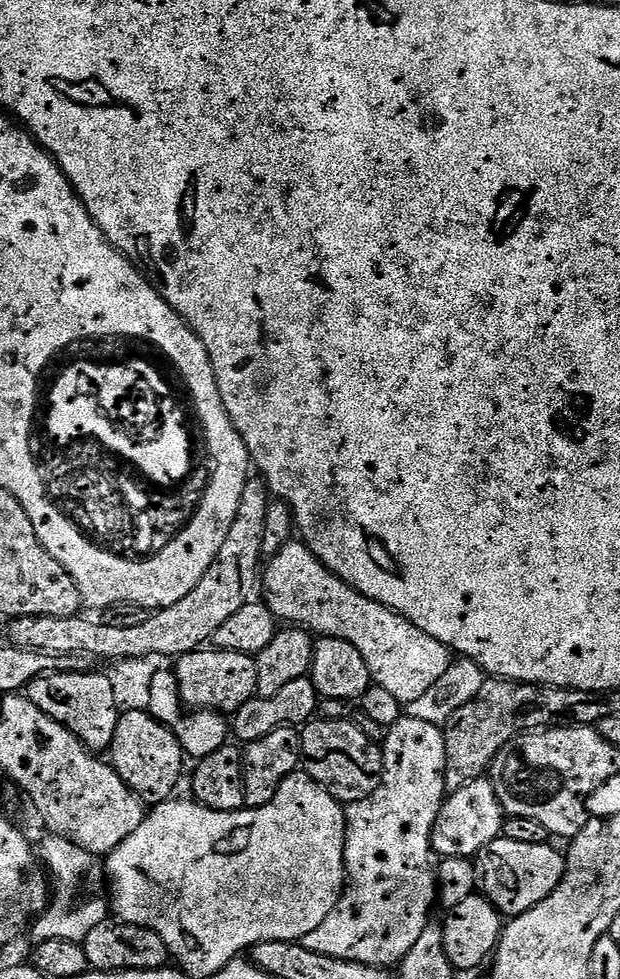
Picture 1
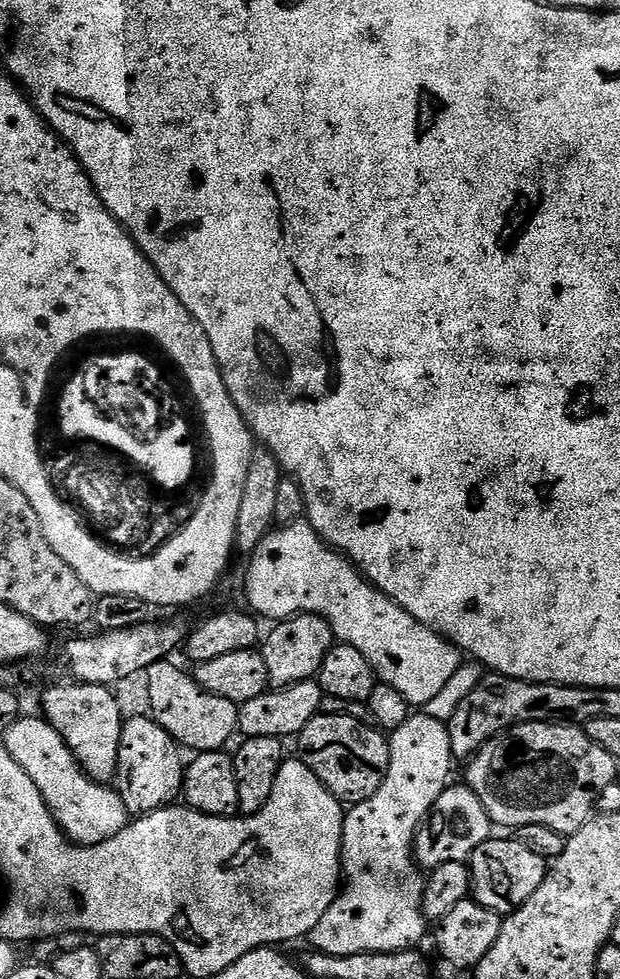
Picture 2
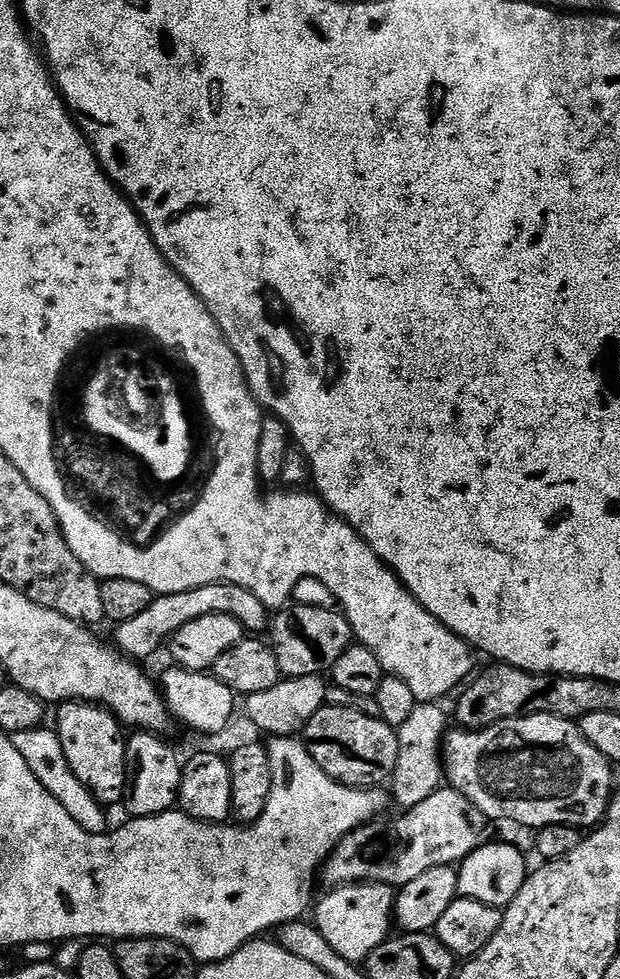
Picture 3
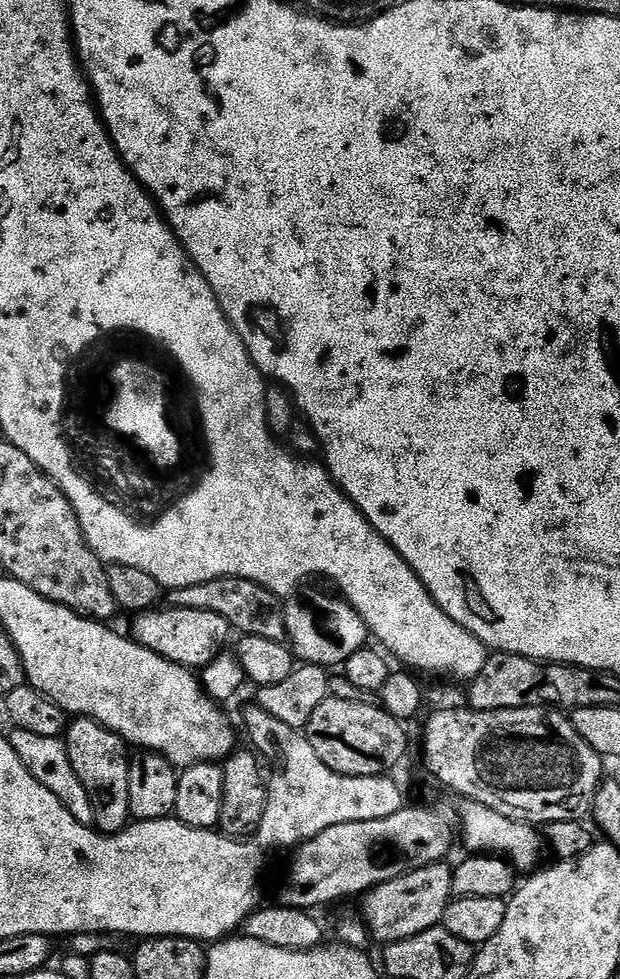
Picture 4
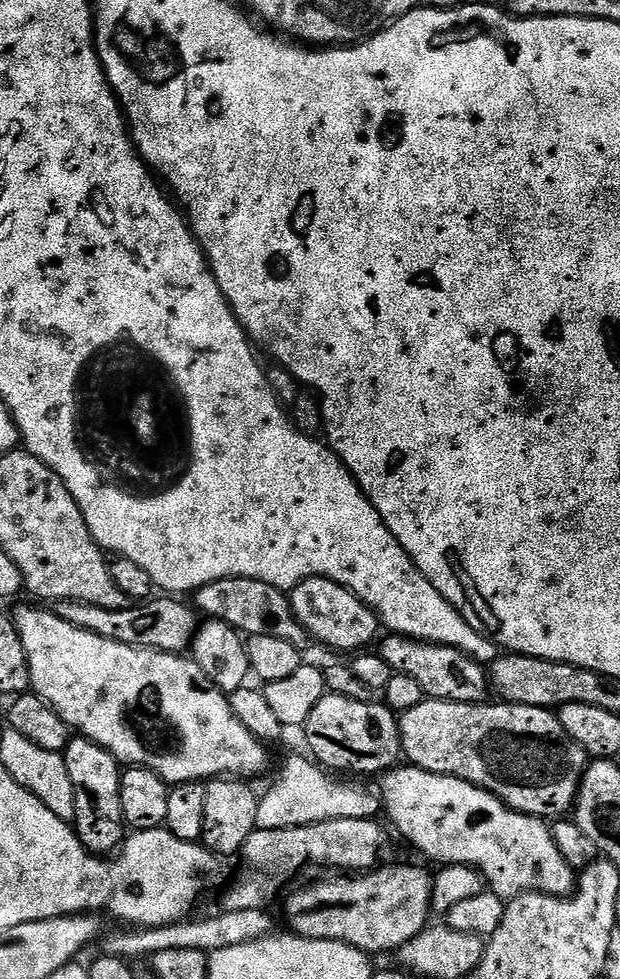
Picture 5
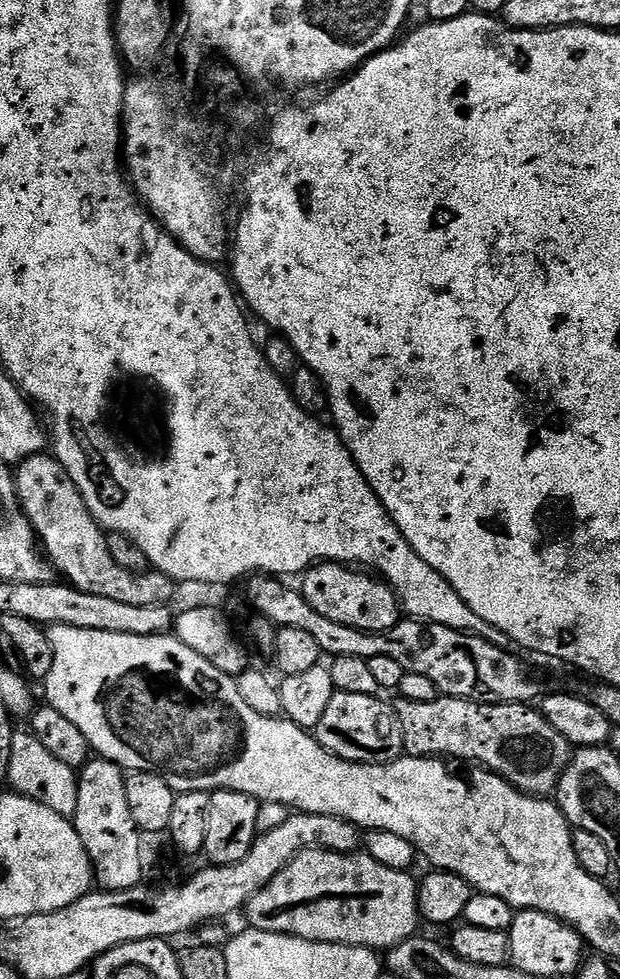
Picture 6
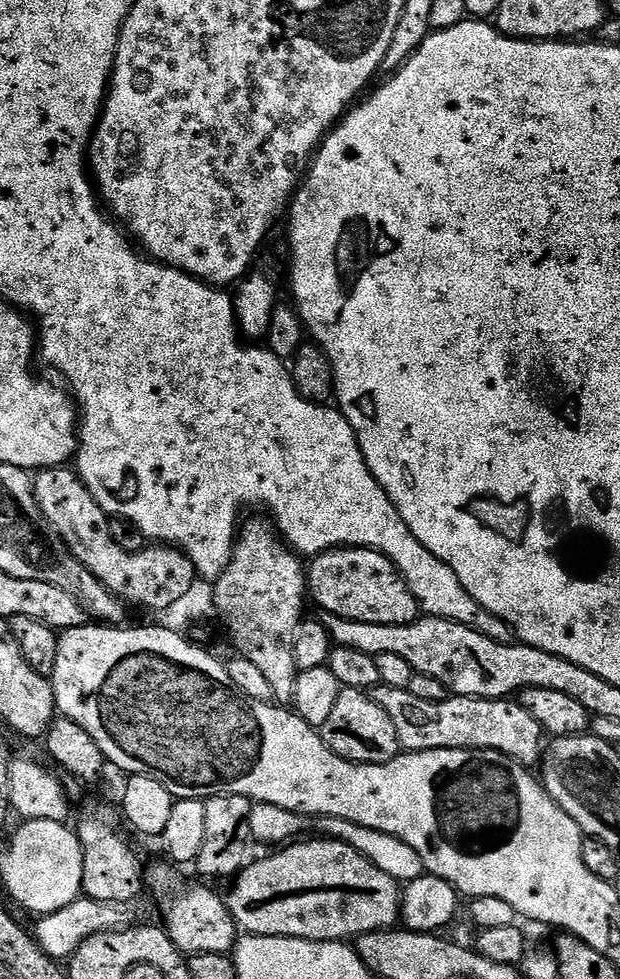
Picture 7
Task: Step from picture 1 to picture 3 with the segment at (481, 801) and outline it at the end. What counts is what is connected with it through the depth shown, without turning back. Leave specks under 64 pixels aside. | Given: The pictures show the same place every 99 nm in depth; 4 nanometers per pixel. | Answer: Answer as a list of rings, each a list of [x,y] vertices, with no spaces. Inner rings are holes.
[[[451,786],[437,788],[434,794],[430,794],[430,798],[418,802],[418,806],[401,811],[399,814],[401,816],[397,820],[390,821],[389,824],[369,822],[343,836],[333,848],[332,855],[324,861],[323,883],[325,880],[328,886],[365,882],[403,886],[414,882],[418,874],[434,866],[459,865],[460,861],[466,859],[475,848],[480,847],[485,839],[486,817],[480,813],[478,806],[474,806],[474,802],[470,802],[470,798],[466,798],[457,788]]]

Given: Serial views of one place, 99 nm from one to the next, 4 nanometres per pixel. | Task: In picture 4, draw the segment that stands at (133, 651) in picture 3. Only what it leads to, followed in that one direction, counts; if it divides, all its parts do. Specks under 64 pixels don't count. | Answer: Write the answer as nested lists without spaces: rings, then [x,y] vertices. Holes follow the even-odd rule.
[[[227,576],[210,582],[202,582],[198,586],[186,586],[167,593],[167,603],[174,608],[193,608],[194,610],[210,610],[214,614],[222,614],[237,633],[258,638],[280,640],[282,636],[282,600],[261,584],[255,584],[242,578]]]

